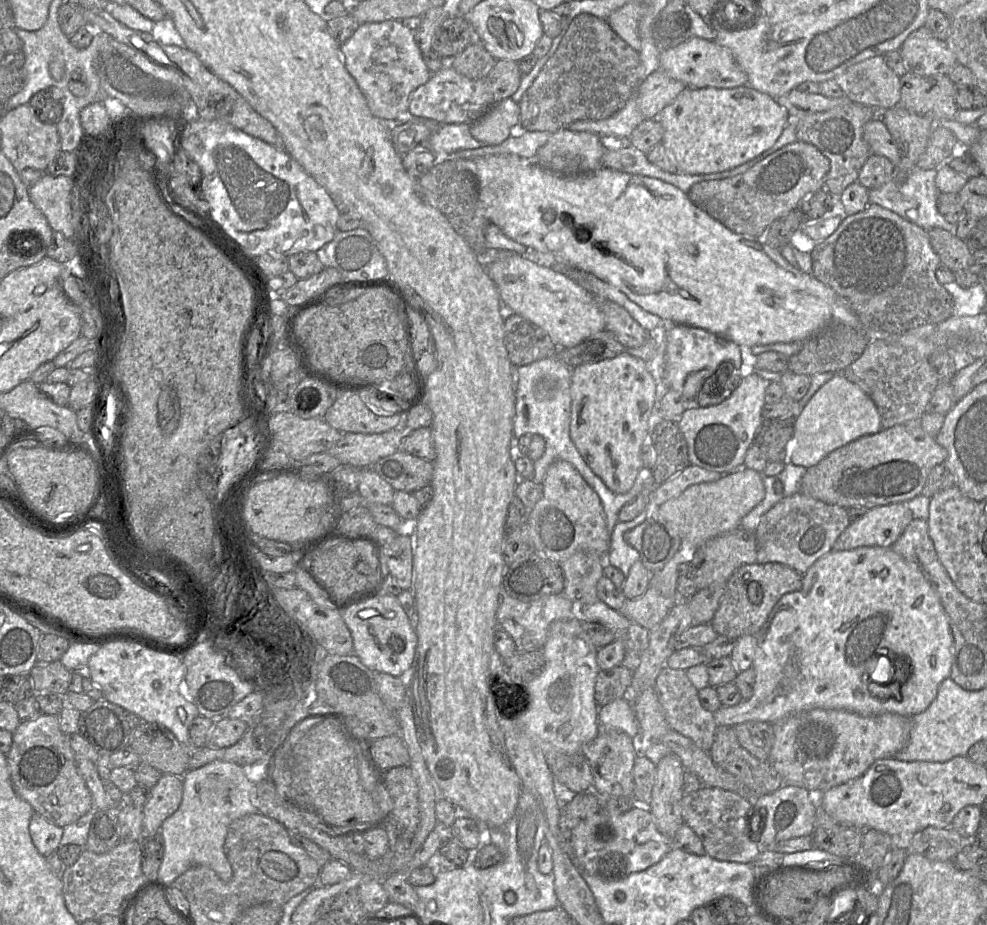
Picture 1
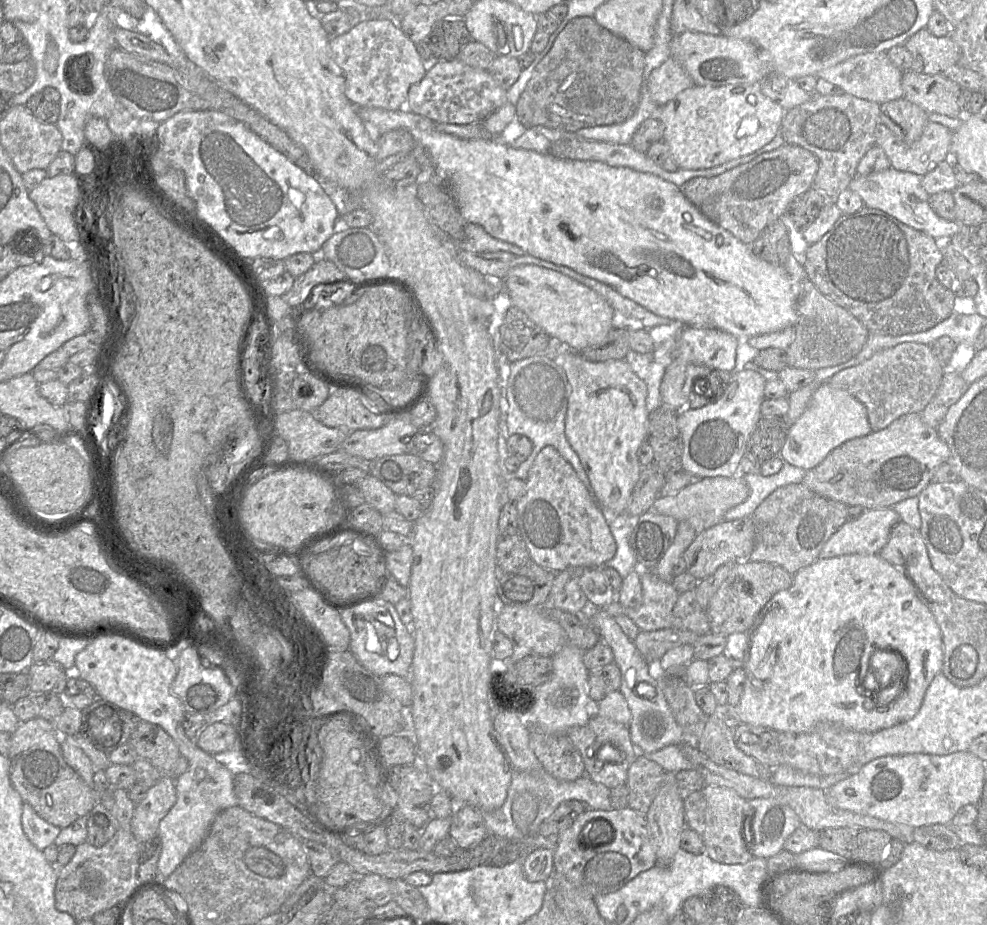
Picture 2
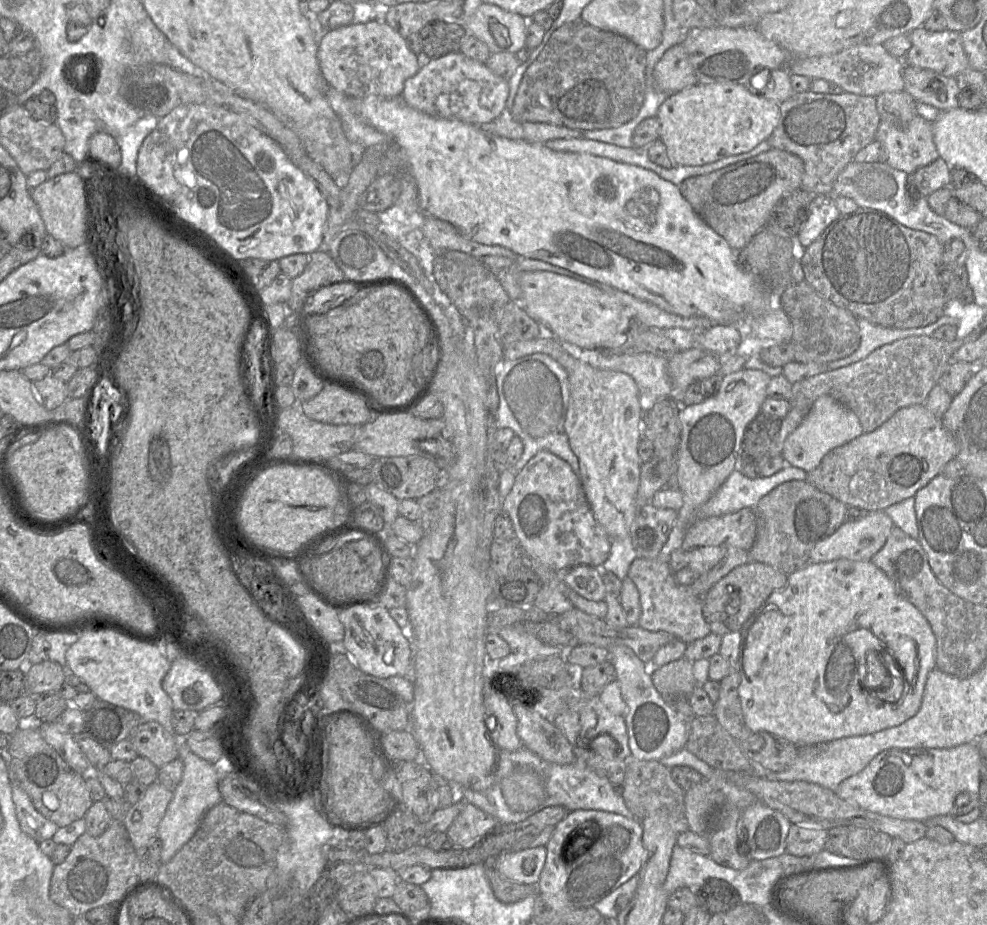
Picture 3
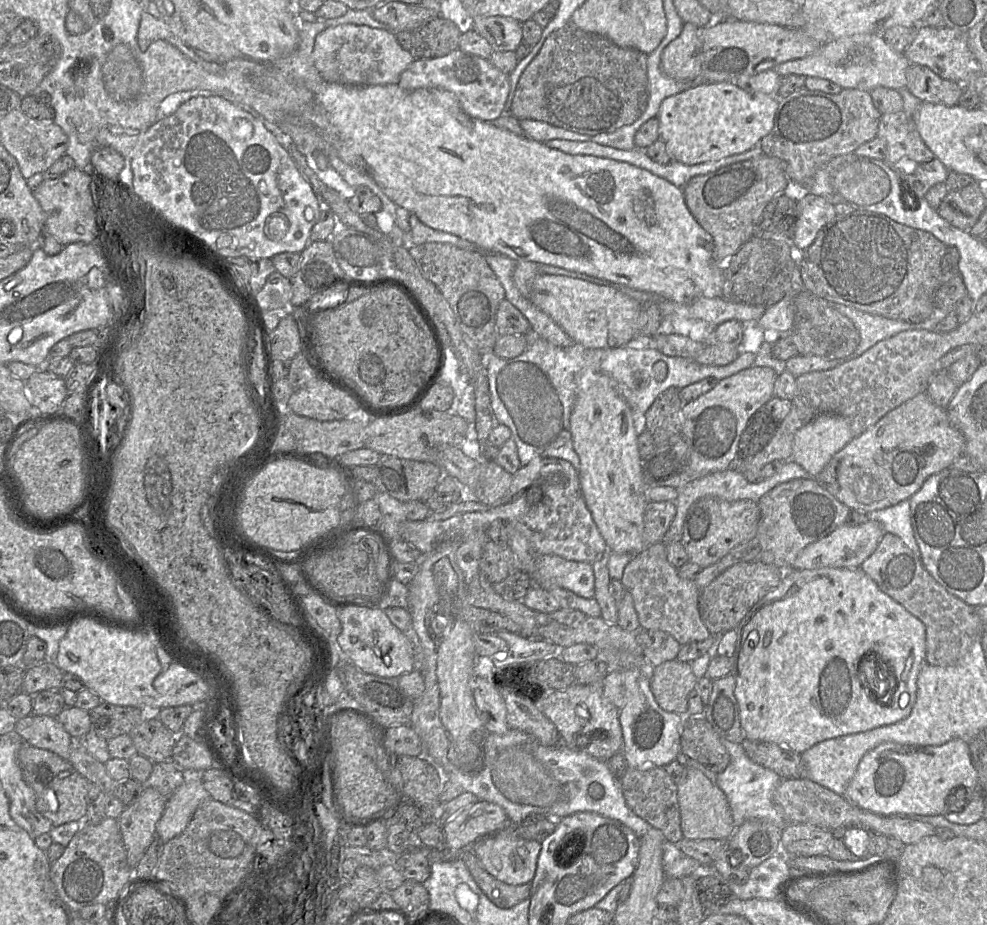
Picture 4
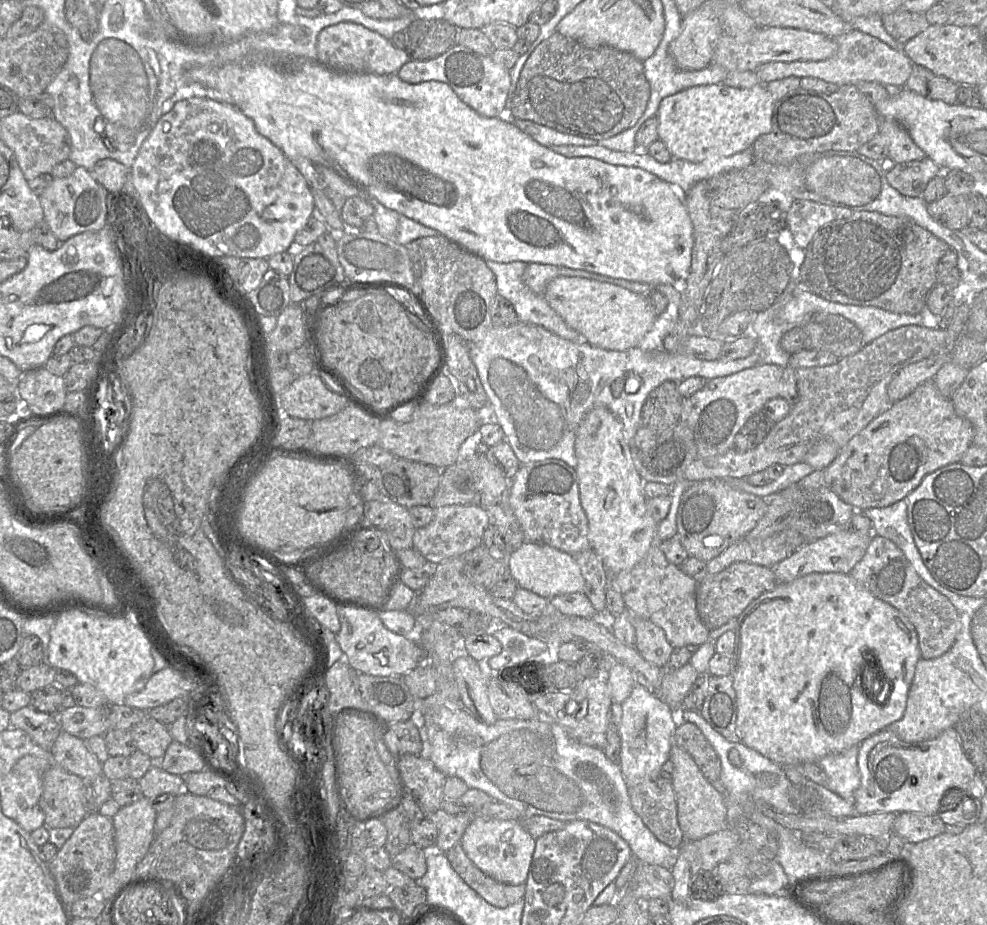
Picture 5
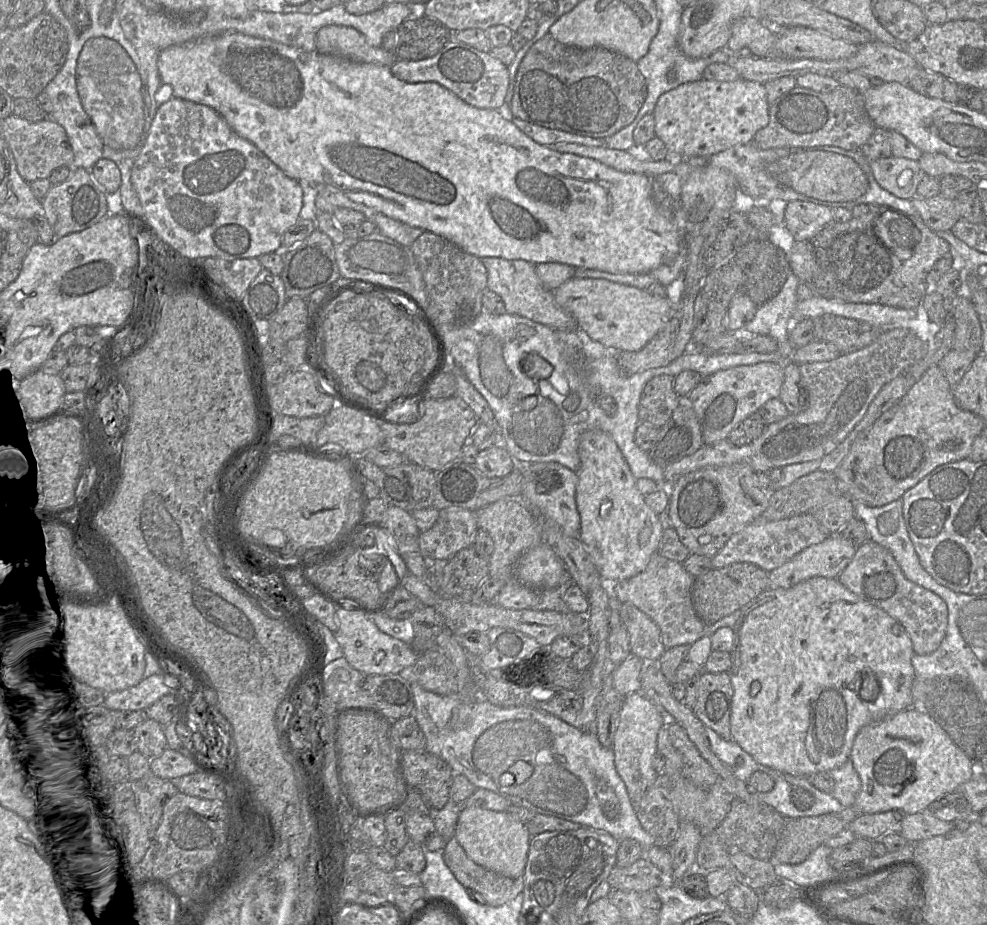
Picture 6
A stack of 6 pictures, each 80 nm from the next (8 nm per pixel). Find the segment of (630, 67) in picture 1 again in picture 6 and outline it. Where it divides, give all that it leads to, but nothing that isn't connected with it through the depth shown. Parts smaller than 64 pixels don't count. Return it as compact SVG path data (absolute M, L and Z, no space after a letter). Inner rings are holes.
M549 33L527 52L517 71L514 94L510 103L515 118L572 134L608 138L637 117L647 97L647 84L637 63L602 47L580 49L558 42Z

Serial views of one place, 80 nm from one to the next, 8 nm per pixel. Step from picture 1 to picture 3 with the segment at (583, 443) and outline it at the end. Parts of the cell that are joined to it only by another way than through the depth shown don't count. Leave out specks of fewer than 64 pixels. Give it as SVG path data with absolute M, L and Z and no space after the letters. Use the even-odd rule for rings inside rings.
M536 338L519 341L503 349L503 358L516 360L535 353L544 353L556 360L568 373L570 399L564 423L570 446L580 464L580 480L595 519L605 529L611 539L630 536L631 526L639 511L637 492L640 485L642 462L638 454L638 444L643 437L645 412L640 404L640 392L635 380L619 371L602 370L576 359L567 352L556 338Z

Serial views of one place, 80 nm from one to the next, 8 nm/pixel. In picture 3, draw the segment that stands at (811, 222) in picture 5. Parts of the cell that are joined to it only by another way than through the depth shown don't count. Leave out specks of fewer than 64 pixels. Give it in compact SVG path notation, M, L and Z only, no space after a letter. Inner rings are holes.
M816 195L810 204L809 217L797 234L802 246L810 246L839 216L841 214L833 198L829 195Z

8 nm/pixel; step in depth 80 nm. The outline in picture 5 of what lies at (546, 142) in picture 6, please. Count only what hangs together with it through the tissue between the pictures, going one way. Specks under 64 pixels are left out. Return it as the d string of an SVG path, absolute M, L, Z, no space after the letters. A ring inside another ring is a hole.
M516 119L514 124L539 144L550 147L556 145L599 145L598 140L563 133L533 121Z

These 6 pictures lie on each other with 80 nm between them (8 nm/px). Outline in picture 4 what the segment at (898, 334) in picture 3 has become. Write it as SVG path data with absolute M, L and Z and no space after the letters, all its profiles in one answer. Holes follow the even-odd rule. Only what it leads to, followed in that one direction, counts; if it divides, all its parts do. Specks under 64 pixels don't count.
M831 303L830 305L838 312L849 318L853 322L853 324L855 325L860 334L860 343L858 344L858 347L850 357L847 357L845 359L856 358L862 355L865 351L867 351L869 348L874 346L879 341L888 339L902 331L912 330L912 328L914 328L915 325L925 324L925 321L920 323L911 323L902 320L889 319L879 315L863 312L861 310L843 304Z

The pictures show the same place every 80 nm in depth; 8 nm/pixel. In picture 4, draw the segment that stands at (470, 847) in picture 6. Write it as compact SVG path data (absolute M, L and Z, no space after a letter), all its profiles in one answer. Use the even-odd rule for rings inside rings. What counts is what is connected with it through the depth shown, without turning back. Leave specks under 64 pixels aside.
M509 824L502 830L479 839L472 845L472 851L494 878L510 885L530 884L535 876L541 842L520 838L514 830L517 824Z

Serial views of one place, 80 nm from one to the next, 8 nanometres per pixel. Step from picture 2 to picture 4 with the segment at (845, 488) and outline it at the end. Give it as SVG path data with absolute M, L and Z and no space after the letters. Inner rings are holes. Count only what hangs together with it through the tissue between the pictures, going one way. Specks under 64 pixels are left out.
M927 392L888 412L860 436L838 451L815 478L851 510L869 513L910 499L932 475L949 468L965 450L965 438L950 422L947 410L936 405Z

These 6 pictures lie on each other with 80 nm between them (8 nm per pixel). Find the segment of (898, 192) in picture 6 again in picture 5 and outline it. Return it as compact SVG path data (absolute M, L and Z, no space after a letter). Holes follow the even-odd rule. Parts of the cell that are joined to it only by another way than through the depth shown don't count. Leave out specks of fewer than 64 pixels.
M927 157L920 161L911 161L899 164L887 163L886 161L881 162L885 165L887 164L886 178L888 183L901 195L911 198L922 198L921 196L928 182L943 173L941 167Z

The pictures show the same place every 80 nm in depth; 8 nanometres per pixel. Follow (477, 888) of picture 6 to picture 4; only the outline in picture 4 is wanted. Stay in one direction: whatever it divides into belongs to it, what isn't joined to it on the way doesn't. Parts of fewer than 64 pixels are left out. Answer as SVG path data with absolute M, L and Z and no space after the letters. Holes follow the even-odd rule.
M472 846L461 853L461 859L482 892L497 907L511 908L530 897L531 884L510 885L497 880L484 869Z

